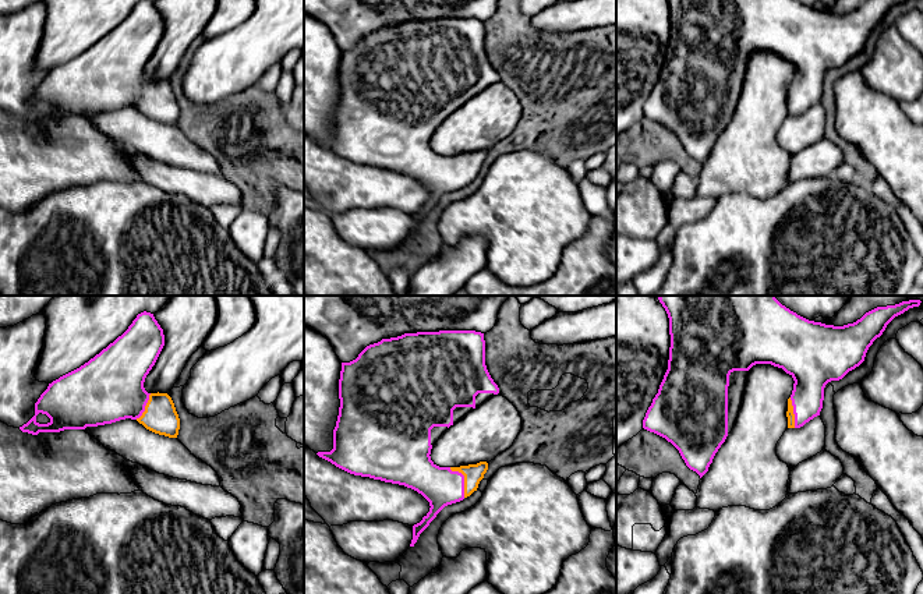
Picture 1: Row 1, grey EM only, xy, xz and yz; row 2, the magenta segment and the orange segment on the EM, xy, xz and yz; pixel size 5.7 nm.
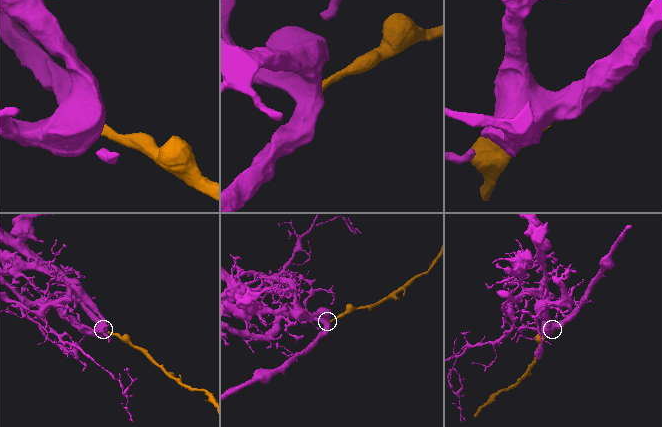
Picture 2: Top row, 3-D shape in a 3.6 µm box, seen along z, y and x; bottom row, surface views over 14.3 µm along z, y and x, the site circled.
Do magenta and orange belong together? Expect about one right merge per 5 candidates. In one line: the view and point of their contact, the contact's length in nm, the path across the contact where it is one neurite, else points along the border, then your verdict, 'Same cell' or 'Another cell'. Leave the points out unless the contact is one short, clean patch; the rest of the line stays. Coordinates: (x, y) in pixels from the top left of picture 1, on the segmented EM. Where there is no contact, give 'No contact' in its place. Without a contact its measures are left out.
Touches magenta at xz (463, 480). Shared border 200 nm. Path across: xz (439, 485), (449, 485), (463, 480), (473, 474). Same cell

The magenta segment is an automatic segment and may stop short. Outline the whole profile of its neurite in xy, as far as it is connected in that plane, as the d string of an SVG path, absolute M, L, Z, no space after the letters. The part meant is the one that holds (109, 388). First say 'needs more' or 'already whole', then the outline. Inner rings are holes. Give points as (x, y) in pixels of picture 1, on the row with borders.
needs more; M141 312L113 343L79 368L49 383L35 403L35 416L20 429L32 435L85 429L120 420L137 420L146 429L177 438L180 418L167 393L148 393L144 382L165 346L163 329L151 312Z

